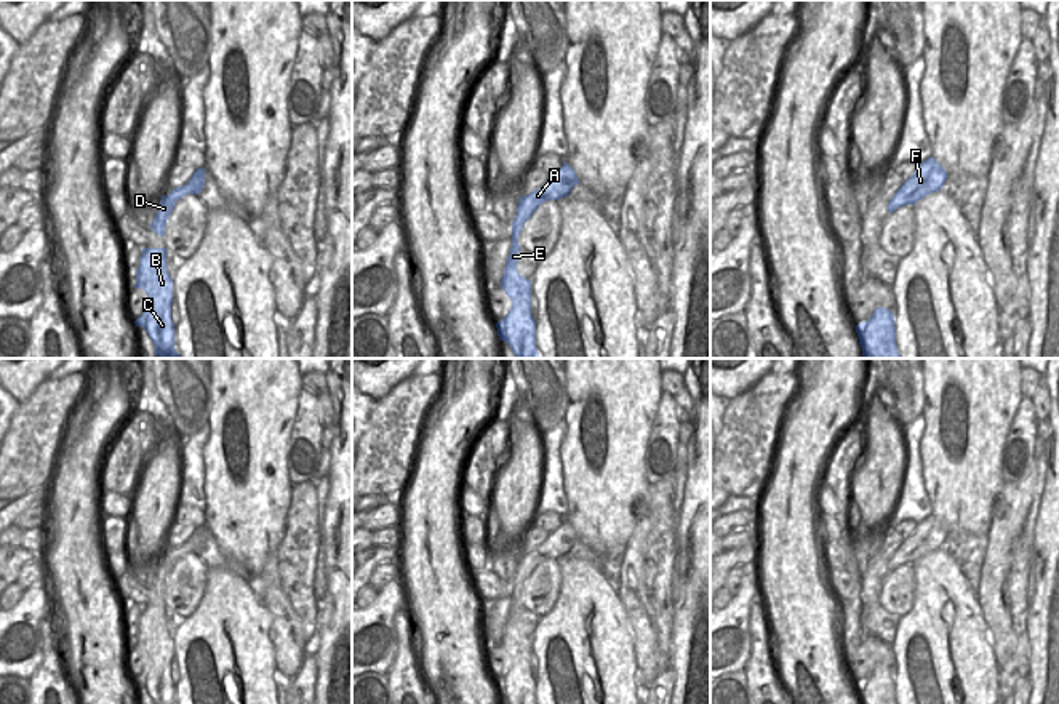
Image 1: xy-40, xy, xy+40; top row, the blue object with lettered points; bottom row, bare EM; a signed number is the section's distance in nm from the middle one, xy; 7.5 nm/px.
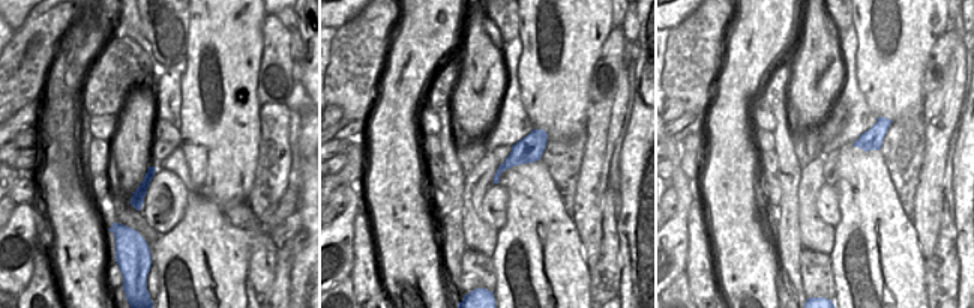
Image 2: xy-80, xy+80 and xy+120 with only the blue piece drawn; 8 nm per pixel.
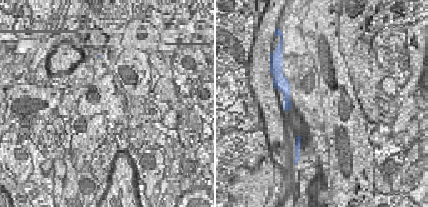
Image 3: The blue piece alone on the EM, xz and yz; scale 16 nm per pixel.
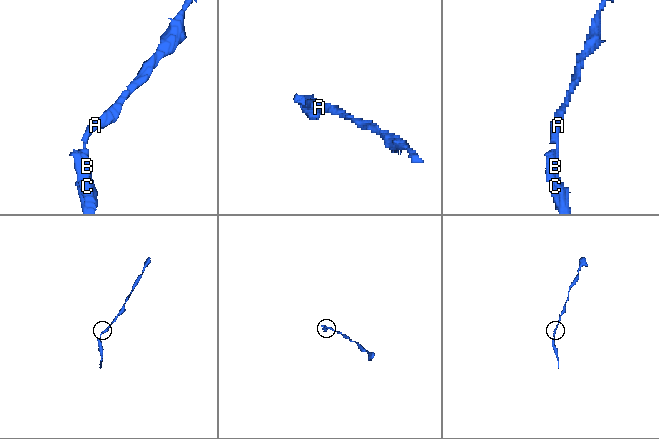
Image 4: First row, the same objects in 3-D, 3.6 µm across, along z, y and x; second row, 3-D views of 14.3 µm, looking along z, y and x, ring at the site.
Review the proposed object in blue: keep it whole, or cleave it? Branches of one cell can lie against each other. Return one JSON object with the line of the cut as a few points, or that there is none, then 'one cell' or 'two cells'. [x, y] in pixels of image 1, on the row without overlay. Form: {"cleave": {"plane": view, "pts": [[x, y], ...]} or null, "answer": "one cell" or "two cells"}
{"cleave": null, "answer": "one cell"}

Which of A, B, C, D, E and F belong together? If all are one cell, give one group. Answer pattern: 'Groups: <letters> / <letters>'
Groups: A B C D E F.

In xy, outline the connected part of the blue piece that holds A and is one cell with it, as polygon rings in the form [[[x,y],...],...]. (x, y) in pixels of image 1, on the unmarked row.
[[[563,520],[563,525],[549,534],[544,544],[520,555],[517,573],[512,581],[512,605],[506,621],[501,646],[512,659],[509,672],[496,682],[498,694],[509,704],[536,704],[536,678],[531,674],[531,640],[518,632],[520,590],[531,573],[547,558],[568,555],[579,542],[574,528]]]

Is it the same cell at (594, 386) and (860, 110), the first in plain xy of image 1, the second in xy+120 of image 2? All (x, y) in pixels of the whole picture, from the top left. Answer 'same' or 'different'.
different

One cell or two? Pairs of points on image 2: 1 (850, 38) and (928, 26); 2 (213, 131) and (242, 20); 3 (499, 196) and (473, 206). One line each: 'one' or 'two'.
1: two
2: one
3: two

